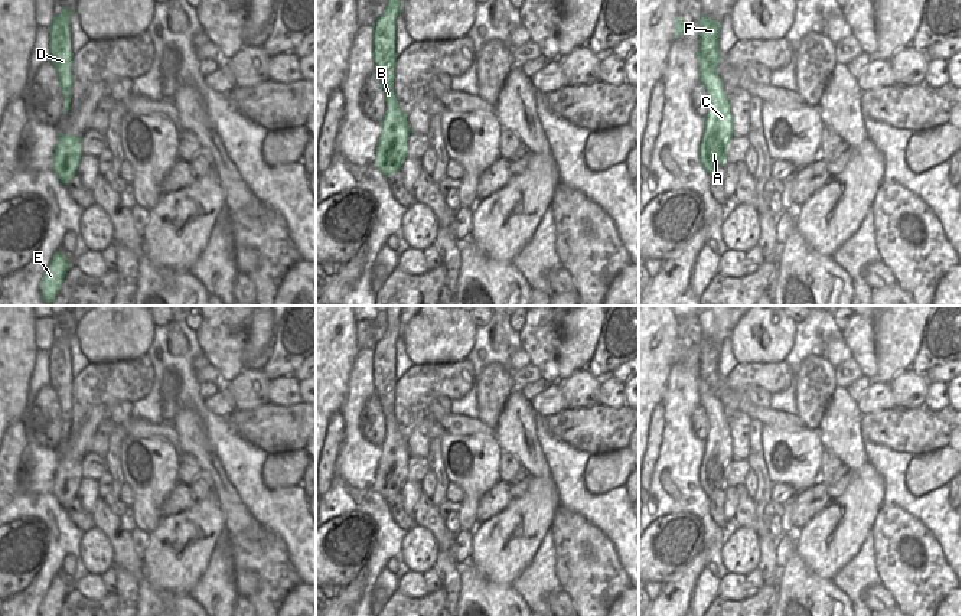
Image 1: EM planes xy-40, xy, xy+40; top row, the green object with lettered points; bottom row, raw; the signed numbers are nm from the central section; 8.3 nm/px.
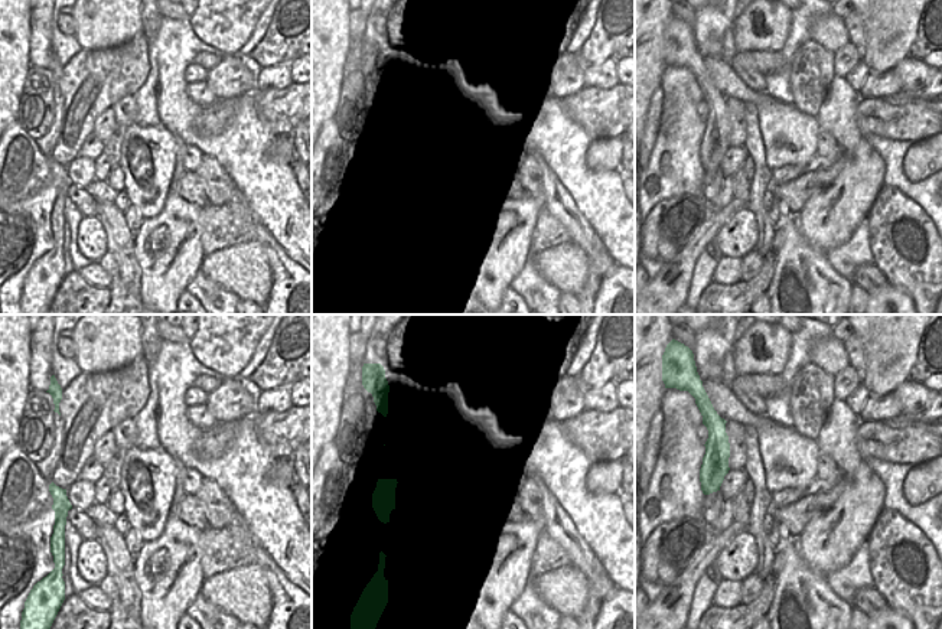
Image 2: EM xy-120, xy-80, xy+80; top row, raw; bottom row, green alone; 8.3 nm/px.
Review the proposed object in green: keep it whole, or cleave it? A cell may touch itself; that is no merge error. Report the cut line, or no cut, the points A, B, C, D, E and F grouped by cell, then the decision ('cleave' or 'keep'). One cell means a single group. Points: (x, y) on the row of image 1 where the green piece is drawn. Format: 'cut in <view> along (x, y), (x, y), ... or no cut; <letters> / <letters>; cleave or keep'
cut in xy+40 along (698, 51), (698, 55), (716, 72); A B C E / D F; cleave

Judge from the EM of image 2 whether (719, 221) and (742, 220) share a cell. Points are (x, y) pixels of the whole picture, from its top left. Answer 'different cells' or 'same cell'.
different cells

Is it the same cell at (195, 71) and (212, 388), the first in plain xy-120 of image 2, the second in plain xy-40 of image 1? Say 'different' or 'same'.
same

